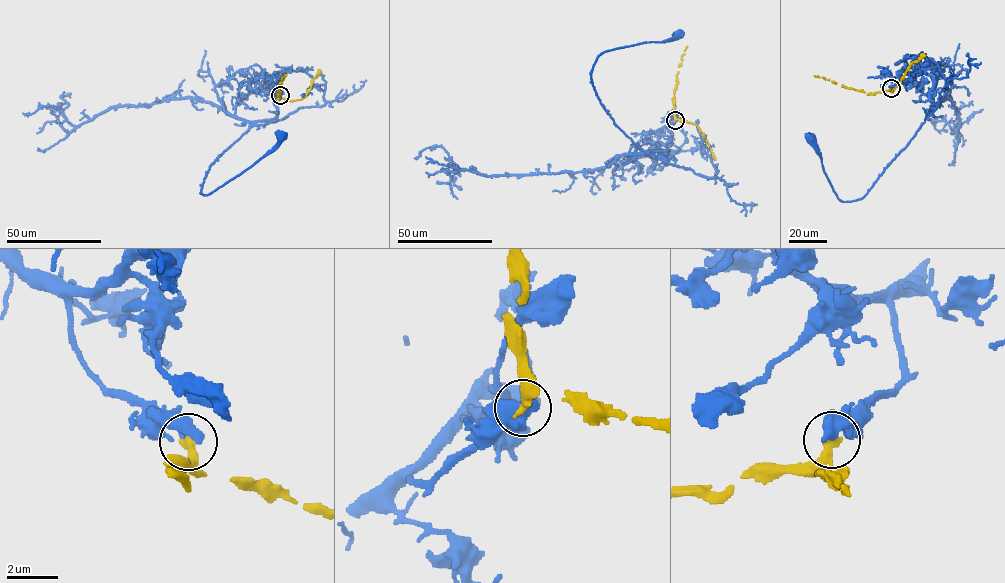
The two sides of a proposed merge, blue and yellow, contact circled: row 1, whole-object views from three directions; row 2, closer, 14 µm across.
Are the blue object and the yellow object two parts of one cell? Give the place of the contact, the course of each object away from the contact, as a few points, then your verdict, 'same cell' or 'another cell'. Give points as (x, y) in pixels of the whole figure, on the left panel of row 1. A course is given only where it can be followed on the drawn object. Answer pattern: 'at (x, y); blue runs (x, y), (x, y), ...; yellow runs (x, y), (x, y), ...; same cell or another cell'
at (280, 95); blue runs (280, 95), (262, 74), (275, 117), (224, 151), (201, 192), (242, 173), (282, 137); yellow runs (280, 95), (277, 99), (281, 78), (286, 74); another cell

